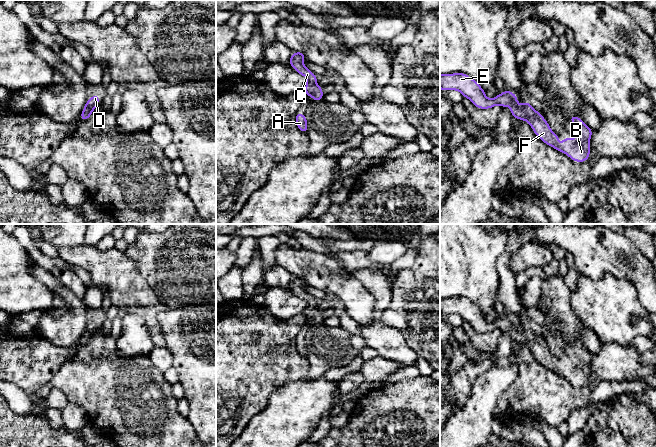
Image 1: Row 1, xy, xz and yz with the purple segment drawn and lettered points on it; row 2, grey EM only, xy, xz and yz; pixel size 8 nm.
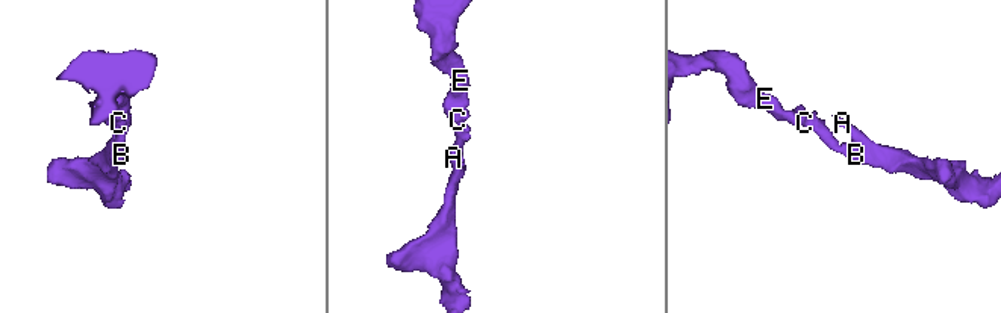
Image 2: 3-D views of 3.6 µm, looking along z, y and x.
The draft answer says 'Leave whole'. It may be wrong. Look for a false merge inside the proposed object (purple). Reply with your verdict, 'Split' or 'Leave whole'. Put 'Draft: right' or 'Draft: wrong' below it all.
Leave whole
Draft: right

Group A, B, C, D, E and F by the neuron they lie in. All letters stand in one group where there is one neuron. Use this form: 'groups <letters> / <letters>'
groups A B C D E F

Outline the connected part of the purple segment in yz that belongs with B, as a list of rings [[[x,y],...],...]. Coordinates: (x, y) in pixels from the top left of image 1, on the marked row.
[[[464,73],[440,74],[440,89],[458,90],[463,97],[467,97],[477,108],[488,109],[495,105],[501,107],[509,106],[512,117],[526,120],[532,127],[534,133],[547,145],[565,153],[573,161],[584,162],[588,160],[590,154],[590,138],[592,129],[589,128],[578,116],[569,116],[575,126],[576,140],[564,138],[562,144],[558,145],[559,136],[552,132],[545,118],[537,112],[528,101],[522,106],[517,101],[517,96],[507,90],[497,95],[493,99],[488,99],[484,90],[471,77]]]

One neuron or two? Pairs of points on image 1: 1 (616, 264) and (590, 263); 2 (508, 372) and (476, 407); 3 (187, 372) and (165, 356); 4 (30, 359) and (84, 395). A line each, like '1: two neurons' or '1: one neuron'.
1: one neuron
2: one neuron
3: two neurons
4: two neurons

